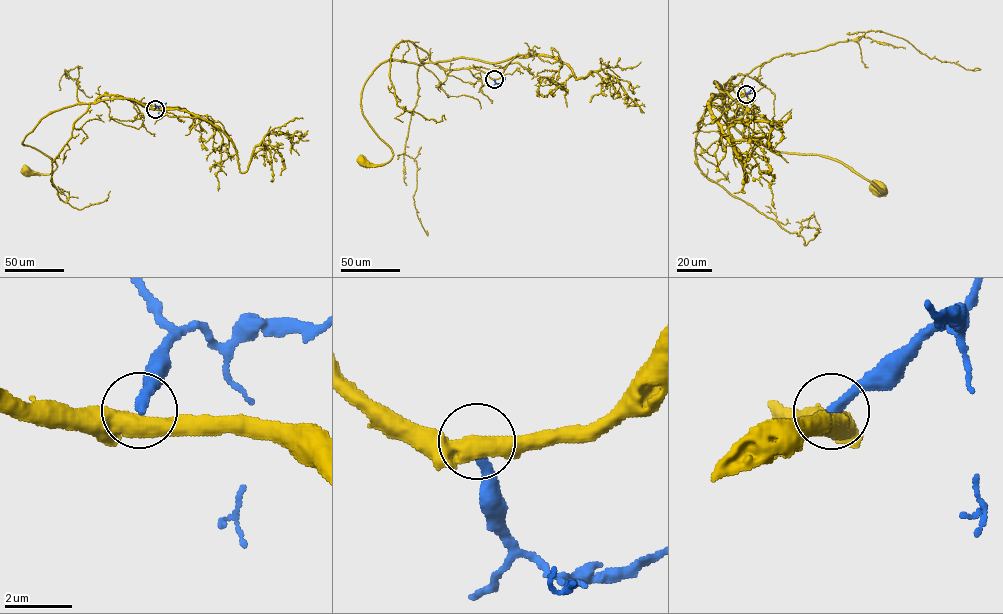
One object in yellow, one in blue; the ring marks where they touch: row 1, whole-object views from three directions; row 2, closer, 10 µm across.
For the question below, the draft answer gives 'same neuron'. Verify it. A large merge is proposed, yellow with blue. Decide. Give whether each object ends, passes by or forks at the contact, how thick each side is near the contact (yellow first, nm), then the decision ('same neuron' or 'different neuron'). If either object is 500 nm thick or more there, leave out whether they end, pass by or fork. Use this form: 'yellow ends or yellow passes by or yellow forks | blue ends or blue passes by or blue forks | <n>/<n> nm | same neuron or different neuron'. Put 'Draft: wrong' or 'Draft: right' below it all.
550/320 nm | different neuron
Draft: wrong

